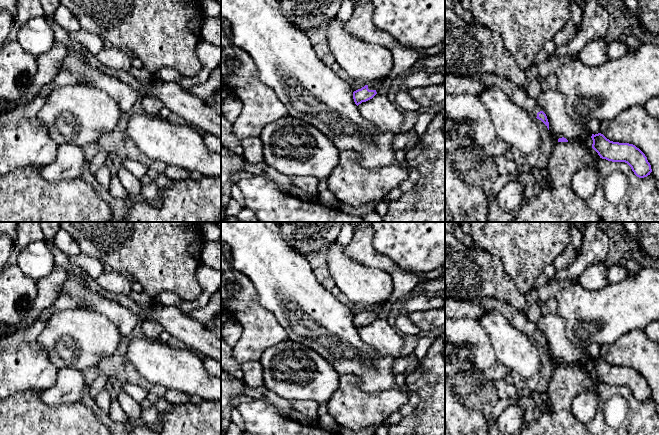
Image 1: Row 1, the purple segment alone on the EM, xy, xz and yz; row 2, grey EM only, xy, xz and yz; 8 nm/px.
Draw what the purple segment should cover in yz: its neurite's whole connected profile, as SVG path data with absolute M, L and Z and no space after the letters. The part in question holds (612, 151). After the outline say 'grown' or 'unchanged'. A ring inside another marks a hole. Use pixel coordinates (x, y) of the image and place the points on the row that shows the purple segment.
M601 133L592 134L591 138L593 140L592 148L600 158L627 163L639 178L647 177L652 172L647 157L635 145L610 141Z; unchanged

